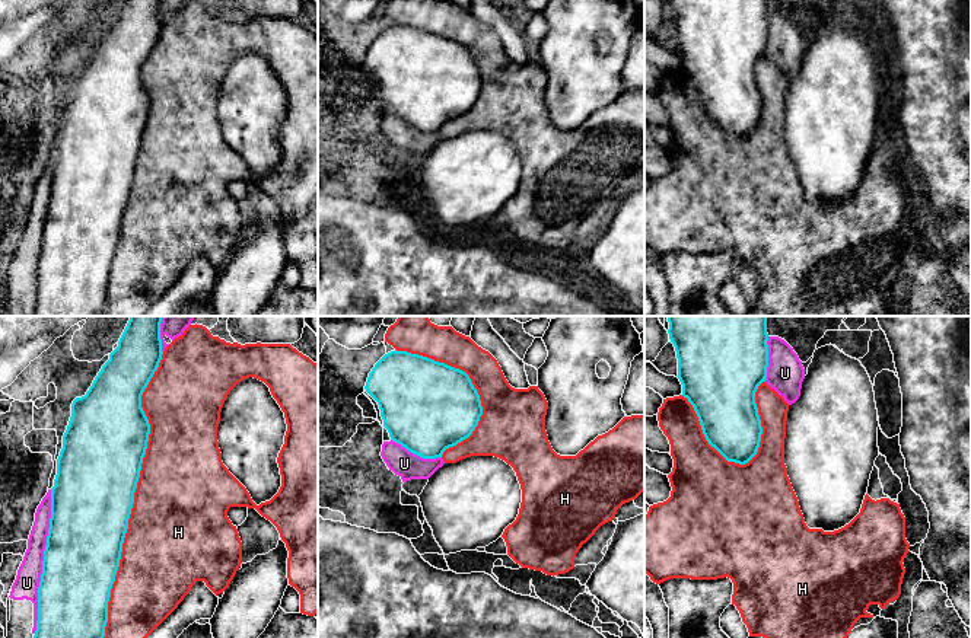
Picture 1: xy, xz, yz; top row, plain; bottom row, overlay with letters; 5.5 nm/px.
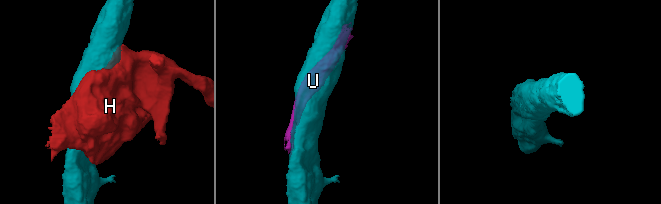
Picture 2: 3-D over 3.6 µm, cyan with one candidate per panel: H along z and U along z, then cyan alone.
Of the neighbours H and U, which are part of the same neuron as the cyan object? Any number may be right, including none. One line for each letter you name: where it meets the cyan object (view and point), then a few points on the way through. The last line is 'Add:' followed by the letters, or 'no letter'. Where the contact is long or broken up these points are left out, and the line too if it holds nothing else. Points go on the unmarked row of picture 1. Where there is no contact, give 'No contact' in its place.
Add: no letter

